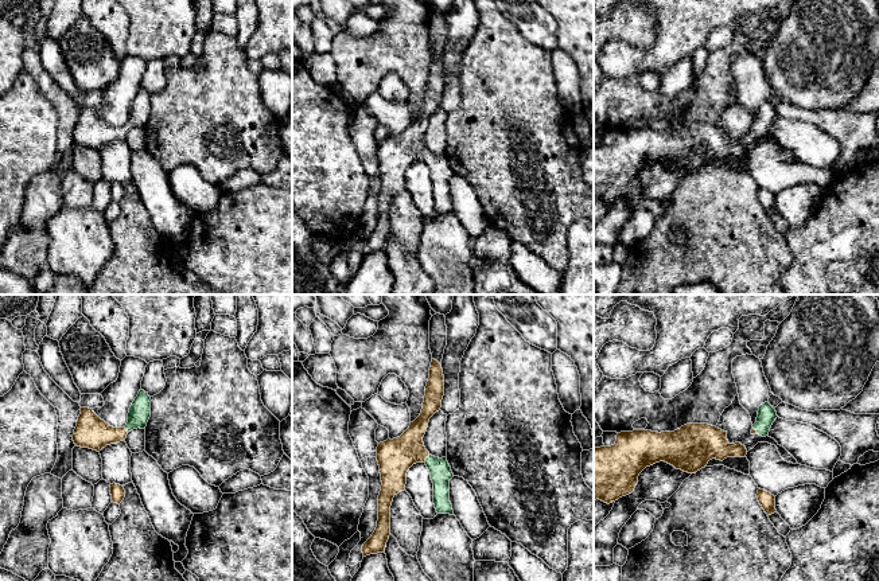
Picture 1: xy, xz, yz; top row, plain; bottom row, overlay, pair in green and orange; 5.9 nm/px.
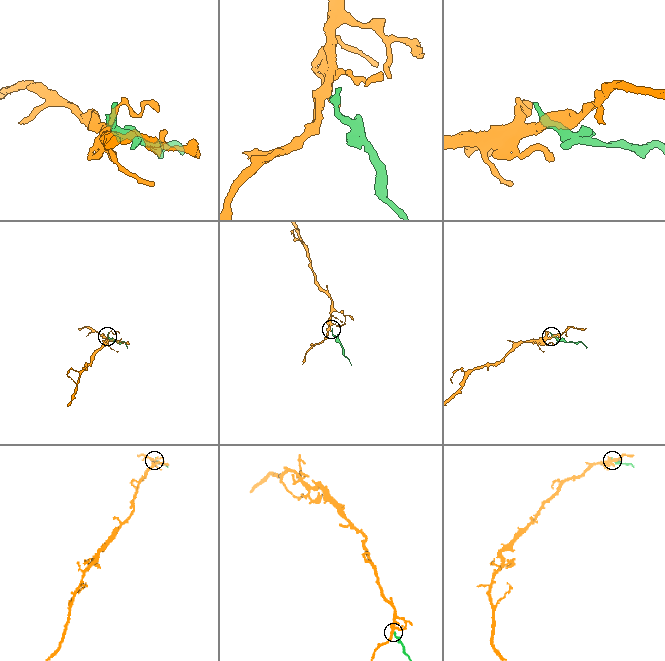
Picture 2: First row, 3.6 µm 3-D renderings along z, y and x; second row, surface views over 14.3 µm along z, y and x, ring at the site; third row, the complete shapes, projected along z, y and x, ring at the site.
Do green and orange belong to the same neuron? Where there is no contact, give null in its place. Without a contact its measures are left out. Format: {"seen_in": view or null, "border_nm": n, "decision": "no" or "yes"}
{"seen_in": "xz", "border_nm": 60, "decision": "yes"}

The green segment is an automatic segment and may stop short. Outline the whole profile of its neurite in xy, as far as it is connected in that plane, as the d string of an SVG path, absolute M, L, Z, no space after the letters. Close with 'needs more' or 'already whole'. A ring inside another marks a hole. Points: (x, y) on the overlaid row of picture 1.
M140 389L128 413L128 422L124 428L113 428L101 420L93 409L81 408L81 414L74 429L73 441L77 447L100 452L110 444L125 441L127 434L133 429L145 429L151 417L151 397Z; needs more

